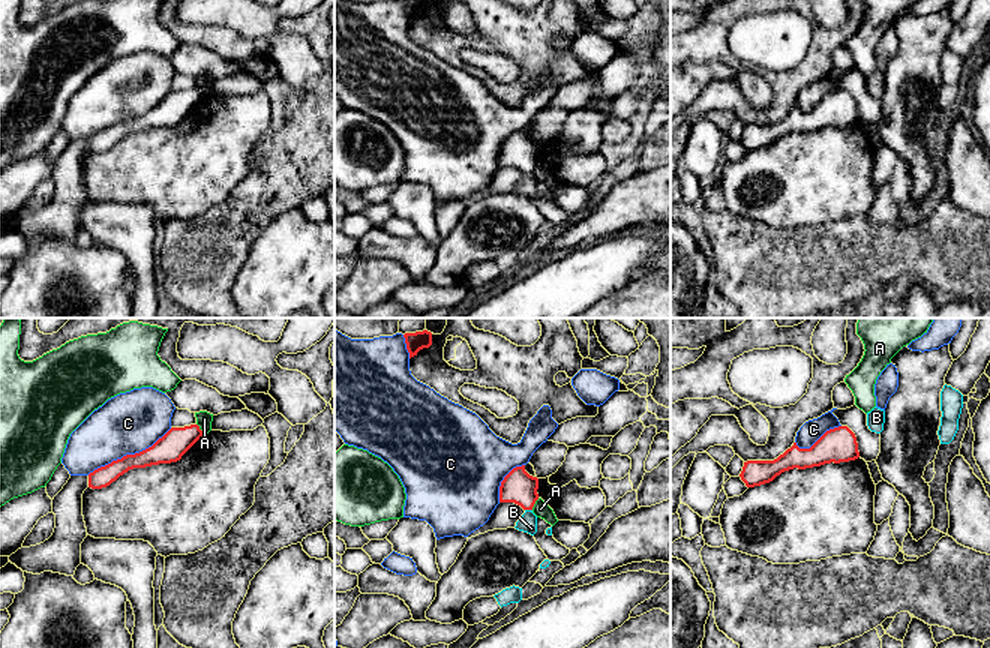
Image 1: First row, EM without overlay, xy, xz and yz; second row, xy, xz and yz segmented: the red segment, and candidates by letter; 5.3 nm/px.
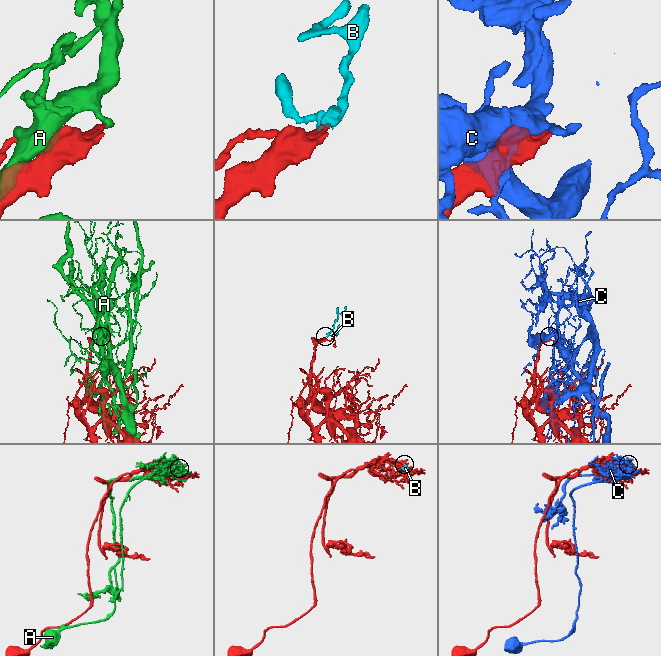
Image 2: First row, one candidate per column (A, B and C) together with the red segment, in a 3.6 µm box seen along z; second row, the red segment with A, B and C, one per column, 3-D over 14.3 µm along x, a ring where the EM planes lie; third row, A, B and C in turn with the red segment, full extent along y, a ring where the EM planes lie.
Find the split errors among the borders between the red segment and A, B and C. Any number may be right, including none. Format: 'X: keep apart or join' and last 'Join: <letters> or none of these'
A: keep apart
B: join
C: keep apart
Join: B

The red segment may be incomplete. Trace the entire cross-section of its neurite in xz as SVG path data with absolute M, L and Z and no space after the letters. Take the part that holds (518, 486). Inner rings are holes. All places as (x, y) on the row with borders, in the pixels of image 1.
M525 465L513 468L500 486L500 502L514 502L525 510L514 528L531 536L537 532L537 516L532 513L538 500L537 489L538 478L530 476Z

